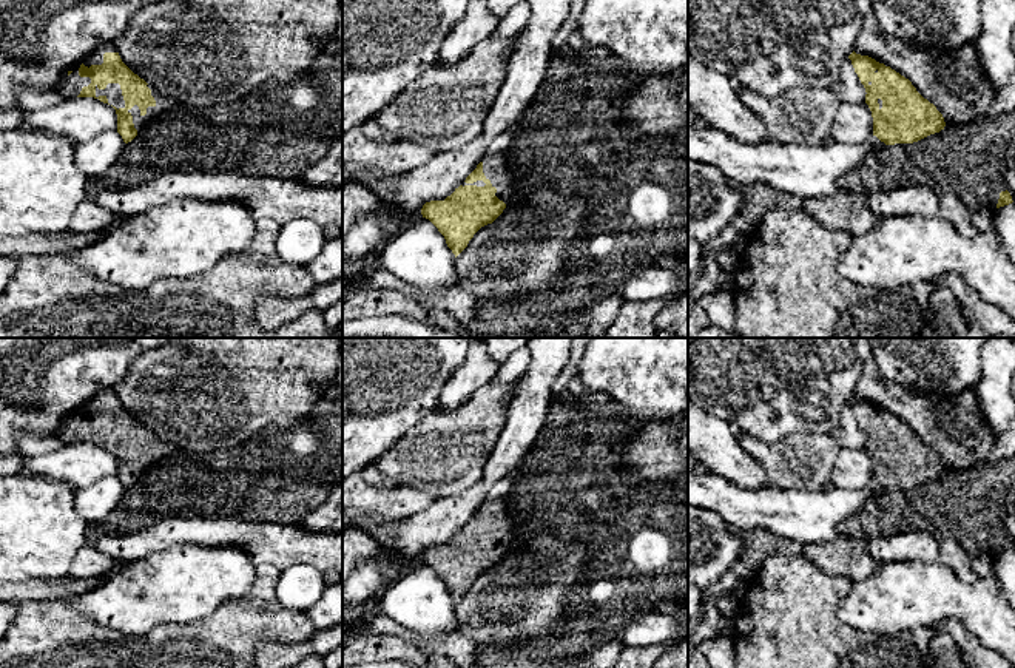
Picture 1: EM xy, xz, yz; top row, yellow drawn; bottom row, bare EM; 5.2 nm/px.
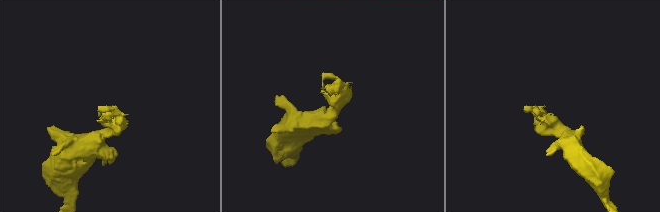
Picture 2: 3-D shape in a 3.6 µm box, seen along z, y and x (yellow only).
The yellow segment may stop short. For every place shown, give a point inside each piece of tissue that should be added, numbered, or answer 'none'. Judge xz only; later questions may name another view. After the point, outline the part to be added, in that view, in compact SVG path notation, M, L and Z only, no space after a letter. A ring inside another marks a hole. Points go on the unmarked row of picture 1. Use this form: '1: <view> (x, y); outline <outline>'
1: xz (497, 514); outline M503 498L492 500L483 506L483 518L491 526L492 532L497 534L495 541L504 549L512 541L512 514L508 503Z

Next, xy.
1: xy (113, 437); outline M108 429L105 435L99 435L96 430L96 443L105 441L108 449L119 454L125 454L125 446L119 429Z

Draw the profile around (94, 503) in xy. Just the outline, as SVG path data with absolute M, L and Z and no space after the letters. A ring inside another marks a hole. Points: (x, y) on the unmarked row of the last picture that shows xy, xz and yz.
M117 475L103 477L88 488L74 489L74 506L89 525L99 525L116 509L123 492Z

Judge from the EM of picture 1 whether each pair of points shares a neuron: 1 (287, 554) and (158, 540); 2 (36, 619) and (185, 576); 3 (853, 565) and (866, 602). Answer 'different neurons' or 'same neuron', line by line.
1: same neuron
2: different neurons
3: different neurons

